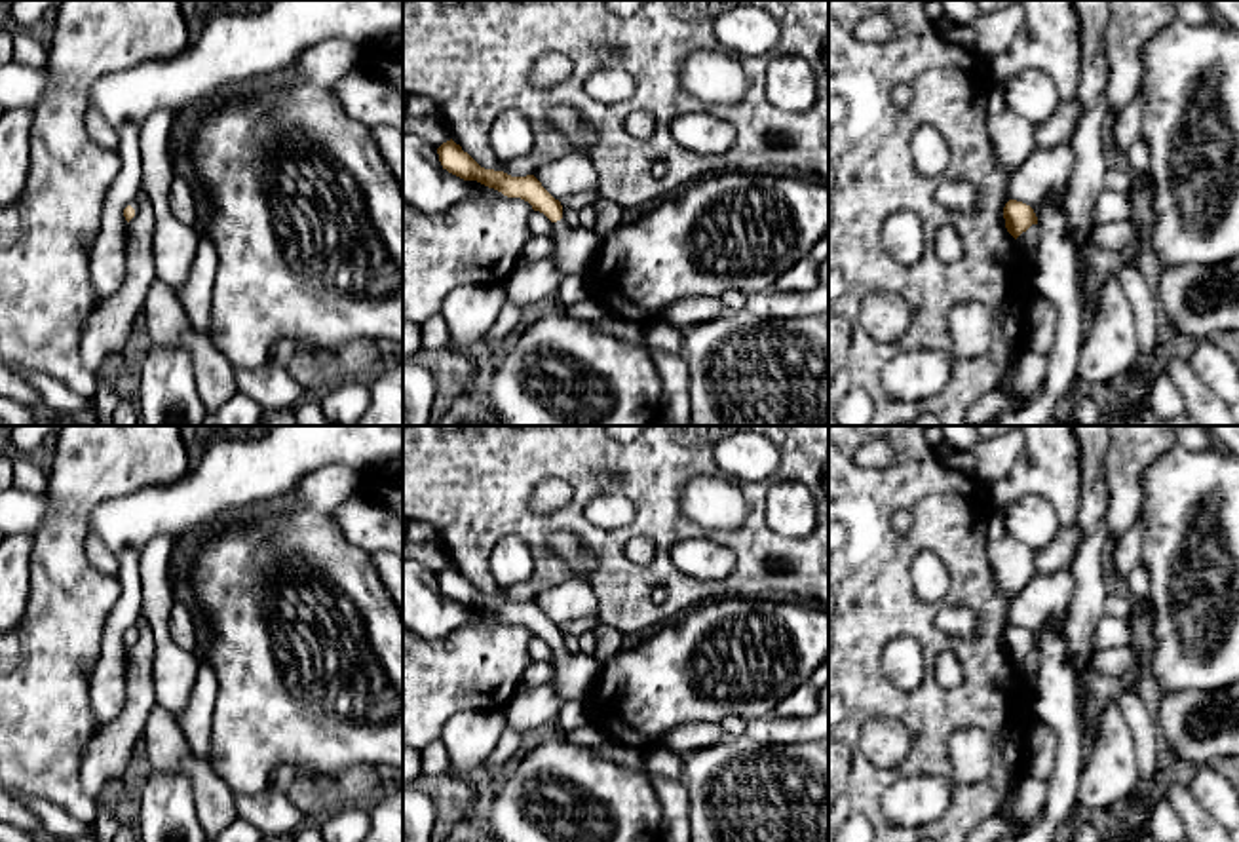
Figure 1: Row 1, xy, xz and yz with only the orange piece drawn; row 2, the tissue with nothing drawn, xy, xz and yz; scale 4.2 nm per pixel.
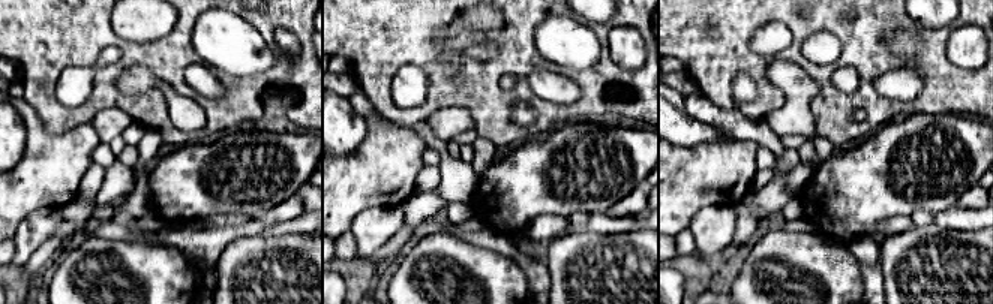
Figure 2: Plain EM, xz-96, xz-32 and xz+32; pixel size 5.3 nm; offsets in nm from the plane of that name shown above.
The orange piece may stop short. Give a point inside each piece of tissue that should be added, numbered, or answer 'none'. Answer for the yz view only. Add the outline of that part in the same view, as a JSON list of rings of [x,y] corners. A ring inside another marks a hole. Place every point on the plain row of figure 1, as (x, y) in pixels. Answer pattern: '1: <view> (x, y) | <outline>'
none

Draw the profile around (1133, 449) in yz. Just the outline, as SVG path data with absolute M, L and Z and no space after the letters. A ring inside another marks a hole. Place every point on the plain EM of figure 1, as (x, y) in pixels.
M1110 426L1106 456L1112 540L1127 534L1140 517L1144 471L1176 443L1176 426Z

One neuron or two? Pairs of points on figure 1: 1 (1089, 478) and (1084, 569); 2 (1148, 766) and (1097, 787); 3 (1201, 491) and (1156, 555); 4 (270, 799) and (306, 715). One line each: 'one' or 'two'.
1: one
2: two
3: one
4: two

